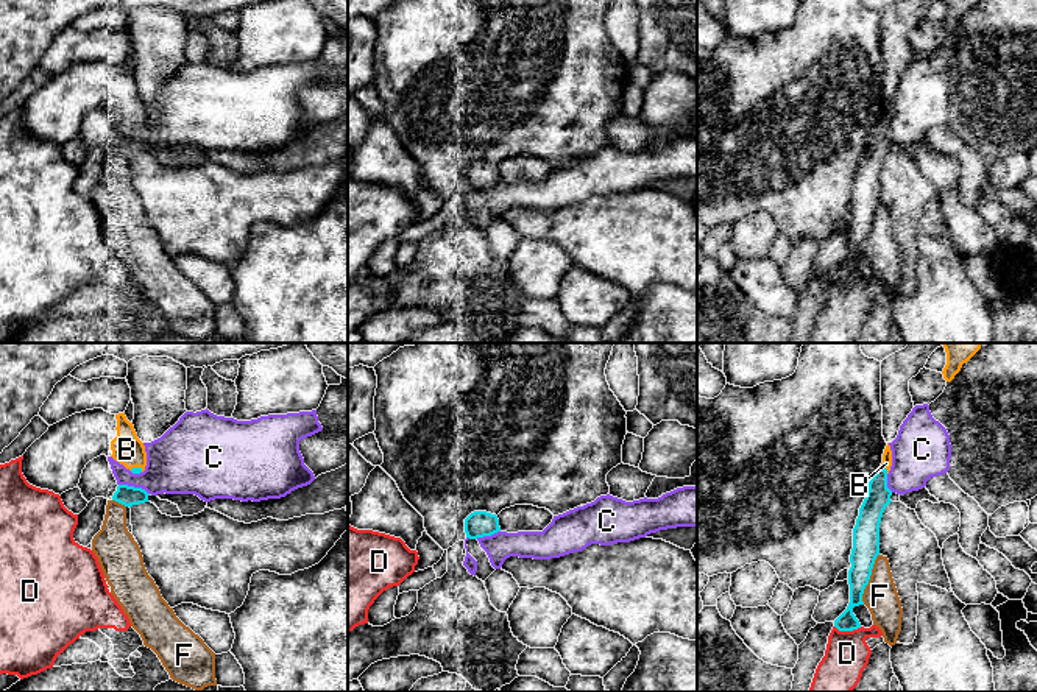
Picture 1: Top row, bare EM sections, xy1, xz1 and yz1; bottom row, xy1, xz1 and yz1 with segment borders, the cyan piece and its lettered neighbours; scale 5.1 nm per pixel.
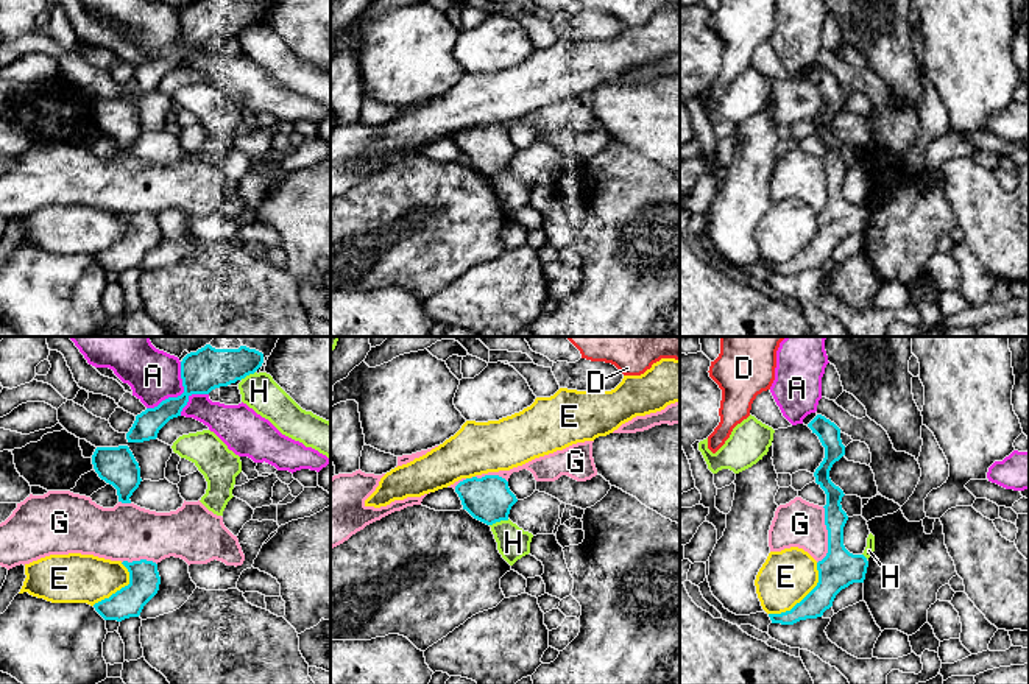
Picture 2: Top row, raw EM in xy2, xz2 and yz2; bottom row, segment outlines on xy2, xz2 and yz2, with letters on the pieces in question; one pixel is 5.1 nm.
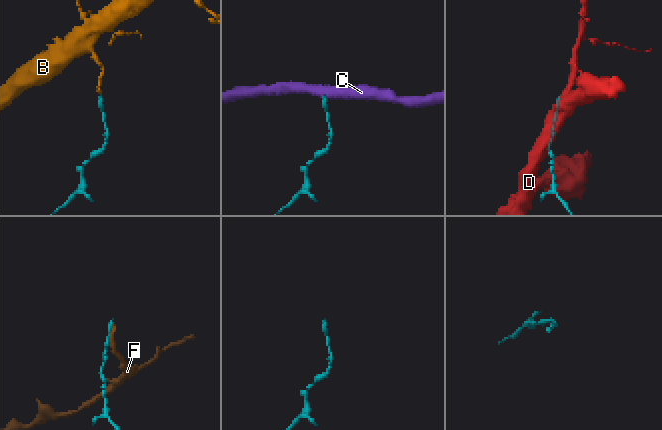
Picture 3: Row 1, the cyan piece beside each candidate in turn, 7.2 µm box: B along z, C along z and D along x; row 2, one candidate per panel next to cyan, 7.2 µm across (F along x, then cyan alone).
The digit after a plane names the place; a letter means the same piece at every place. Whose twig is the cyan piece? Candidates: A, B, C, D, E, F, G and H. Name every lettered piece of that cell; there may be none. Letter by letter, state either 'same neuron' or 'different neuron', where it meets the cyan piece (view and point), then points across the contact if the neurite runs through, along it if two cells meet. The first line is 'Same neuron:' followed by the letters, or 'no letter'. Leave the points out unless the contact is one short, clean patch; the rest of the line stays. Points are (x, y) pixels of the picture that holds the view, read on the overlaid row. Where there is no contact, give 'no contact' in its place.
Same neuron: B
A: different neuron; meets cyan in xy2 at (181, 394); border along xy2 (181, 362), (183, 391), (147, 408)
B: same neuron; meets cyan in yz1 at (884, 468); runs through yz1 (878, 496), (878, 480), (884, 468), (886, 463)
C: different neuron; meets cyan in xy1 at (133, 487); border along xy1 (119, 483), (141, 487), (148, 494)
D: different neuron; meets cyan in yz1 at (849, 630)
E: different neuron; meets cyan in yz2 at (805, 597)
F: different neuron; meets cyan in yz1 at (869, 579)
G: different neuron; meets cyan in yz2 at (828, 535); border along yz2 (823, 507), (827, 553), (817, 563)
H: different neuron; meets cyan in xz2 at (499, 521)

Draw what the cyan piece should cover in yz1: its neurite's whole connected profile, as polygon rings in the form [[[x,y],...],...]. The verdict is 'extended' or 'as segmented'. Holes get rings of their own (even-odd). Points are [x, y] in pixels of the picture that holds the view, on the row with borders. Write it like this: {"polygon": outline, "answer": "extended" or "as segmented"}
{"polygon": [[[887,443],[883,454],[883,463],[869,482],[869,491],[859,508],[859,516],[853,528],[853,549],[850,555],[851,567],[848,570],[850,603],[834,620],[834,627],[839,631],[861,628],[859,620],[853,614],[853,608],[864,605],[862,594],[869,584],[875,560],[880,555],[880,524],[886,507],[892,502],[892,491],[887,488],[890,466],[892,450]]], "answer": "extended"}

